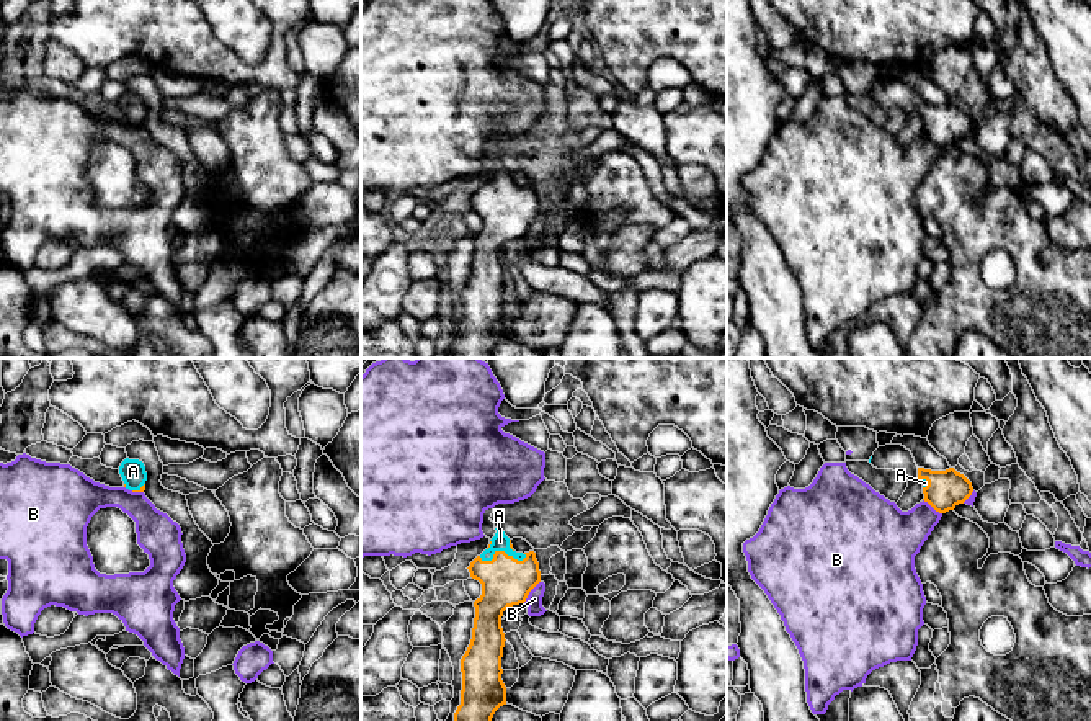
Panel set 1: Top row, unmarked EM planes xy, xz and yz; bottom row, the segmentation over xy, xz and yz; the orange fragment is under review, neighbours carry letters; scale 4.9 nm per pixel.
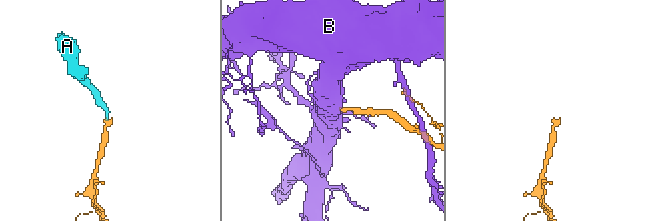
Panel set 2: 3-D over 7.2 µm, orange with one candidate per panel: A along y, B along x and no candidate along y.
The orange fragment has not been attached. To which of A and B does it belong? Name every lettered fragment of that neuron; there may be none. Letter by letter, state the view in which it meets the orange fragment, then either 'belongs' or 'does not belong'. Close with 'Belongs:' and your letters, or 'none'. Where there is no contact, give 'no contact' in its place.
A: meets orange in xz; belongs
B: meets orange in xz; does not belong
Belongs: A

